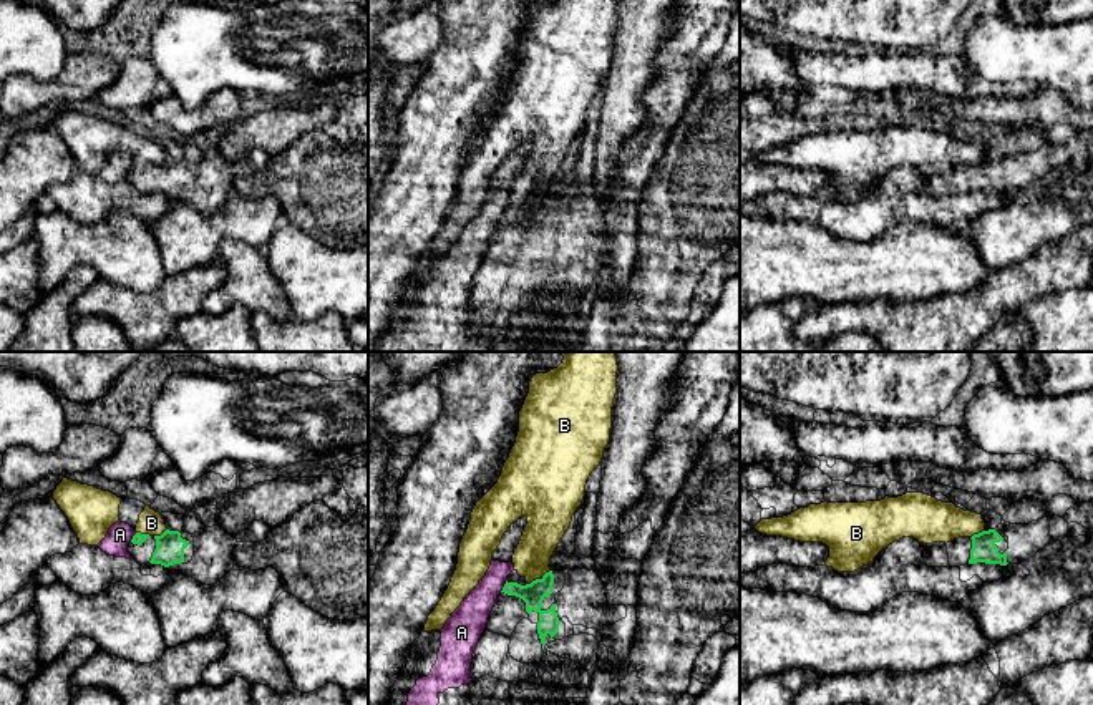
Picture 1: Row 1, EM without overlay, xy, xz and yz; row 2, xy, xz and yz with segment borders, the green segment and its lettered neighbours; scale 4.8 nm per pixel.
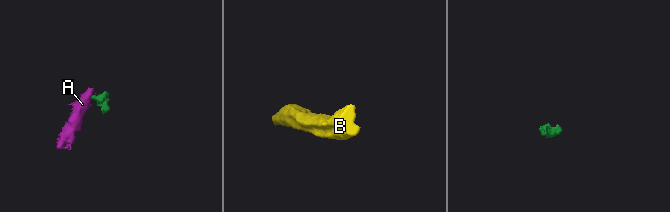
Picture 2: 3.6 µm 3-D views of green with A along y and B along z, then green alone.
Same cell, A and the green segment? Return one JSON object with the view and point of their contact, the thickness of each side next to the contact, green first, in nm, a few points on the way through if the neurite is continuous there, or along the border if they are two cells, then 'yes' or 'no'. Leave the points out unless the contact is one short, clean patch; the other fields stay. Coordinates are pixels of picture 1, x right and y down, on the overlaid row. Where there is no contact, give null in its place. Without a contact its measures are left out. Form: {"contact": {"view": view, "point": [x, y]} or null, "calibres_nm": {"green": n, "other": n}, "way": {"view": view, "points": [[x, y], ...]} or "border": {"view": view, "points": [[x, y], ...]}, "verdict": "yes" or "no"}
{"contact": {"view": "xz", "point": [505, 586]}, "calibres_nm": {"green": 110, "other": 170}, "border": {"view": "xz", "points": [[506, 579], [500, 591]]}, "verdict": "no"}

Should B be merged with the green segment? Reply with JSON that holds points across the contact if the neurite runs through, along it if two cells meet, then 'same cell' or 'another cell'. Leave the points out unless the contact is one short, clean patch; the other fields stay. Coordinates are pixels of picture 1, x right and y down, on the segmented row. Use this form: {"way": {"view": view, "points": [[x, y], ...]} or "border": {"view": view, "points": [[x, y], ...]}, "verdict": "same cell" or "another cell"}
{"border": {"view": "xz", "points": [[549, 569], [528, 584]]}, "verdict": "another cell"}

